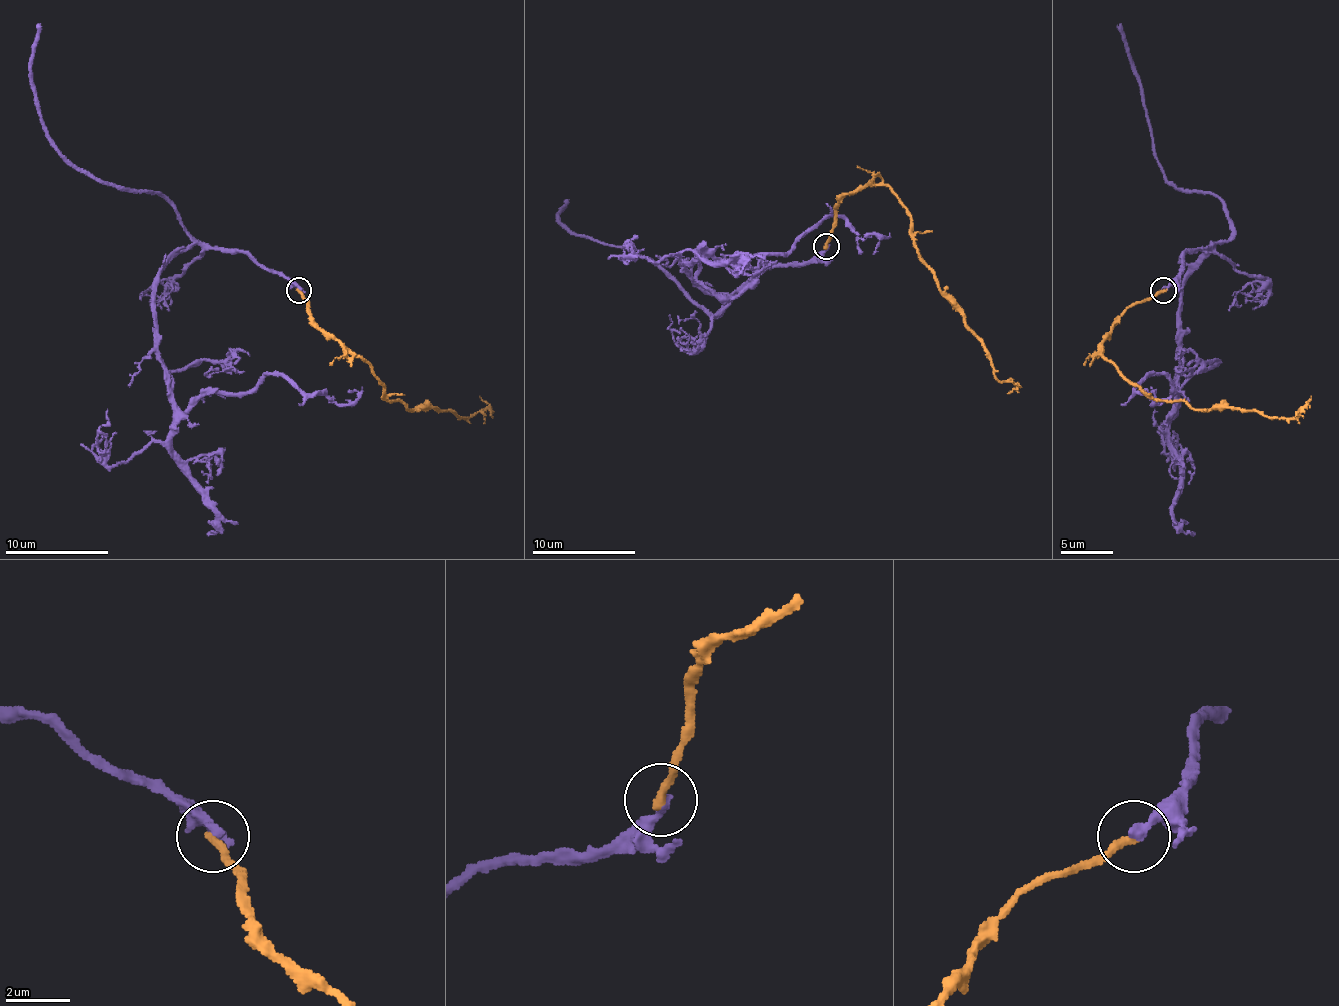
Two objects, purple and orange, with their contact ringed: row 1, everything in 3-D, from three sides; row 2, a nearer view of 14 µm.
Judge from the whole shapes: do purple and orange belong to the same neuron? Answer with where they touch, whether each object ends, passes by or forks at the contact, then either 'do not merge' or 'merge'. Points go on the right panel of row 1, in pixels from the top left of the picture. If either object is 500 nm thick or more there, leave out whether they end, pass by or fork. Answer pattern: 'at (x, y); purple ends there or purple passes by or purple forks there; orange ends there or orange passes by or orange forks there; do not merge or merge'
at (1163, 290); purple ends there; orange ends there; do not merge

